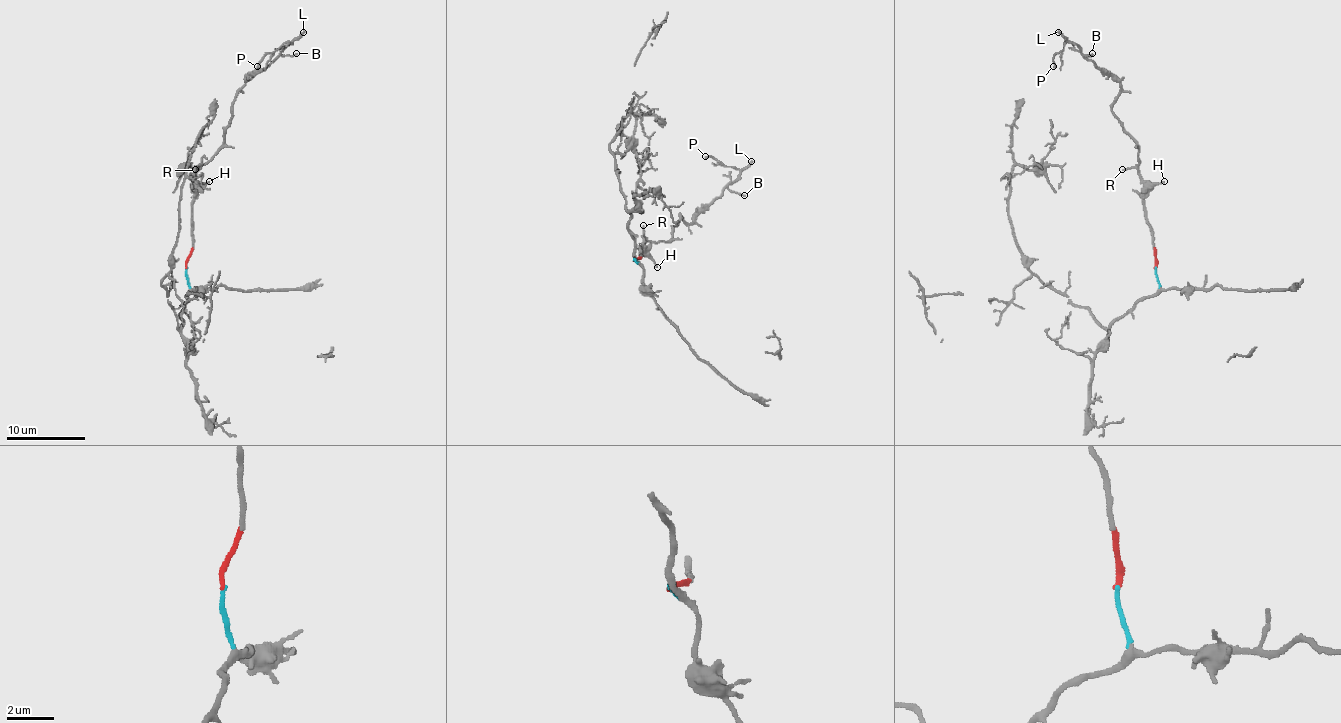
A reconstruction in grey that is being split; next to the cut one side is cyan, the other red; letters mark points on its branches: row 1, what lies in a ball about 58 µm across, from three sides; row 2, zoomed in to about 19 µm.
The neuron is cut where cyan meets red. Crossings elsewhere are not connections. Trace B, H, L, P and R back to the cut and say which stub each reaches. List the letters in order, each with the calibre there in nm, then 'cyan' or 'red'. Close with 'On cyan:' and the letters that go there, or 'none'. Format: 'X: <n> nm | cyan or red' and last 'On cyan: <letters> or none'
B: 140 nm | red
H: 120 nm | red
L: 200 nm | red
P: 110 nm | red
R: 110 nm | red
On cyan: none

